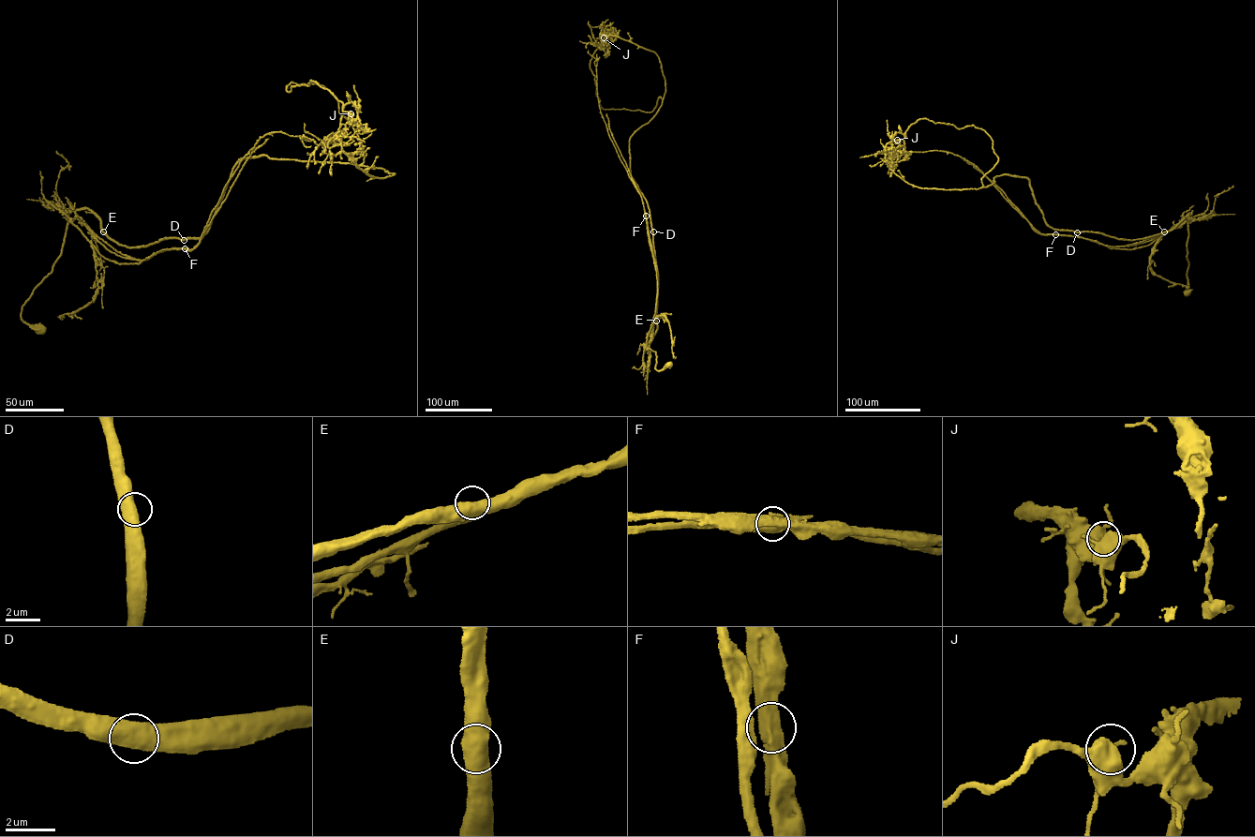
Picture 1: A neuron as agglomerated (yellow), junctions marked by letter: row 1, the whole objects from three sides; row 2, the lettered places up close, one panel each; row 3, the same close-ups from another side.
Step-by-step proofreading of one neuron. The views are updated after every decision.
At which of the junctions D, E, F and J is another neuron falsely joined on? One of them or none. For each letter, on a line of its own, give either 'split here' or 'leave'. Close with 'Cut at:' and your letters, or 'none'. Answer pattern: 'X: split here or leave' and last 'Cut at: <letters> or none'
D: leave
E: leave
F: split here
J: leave
Cut at: F

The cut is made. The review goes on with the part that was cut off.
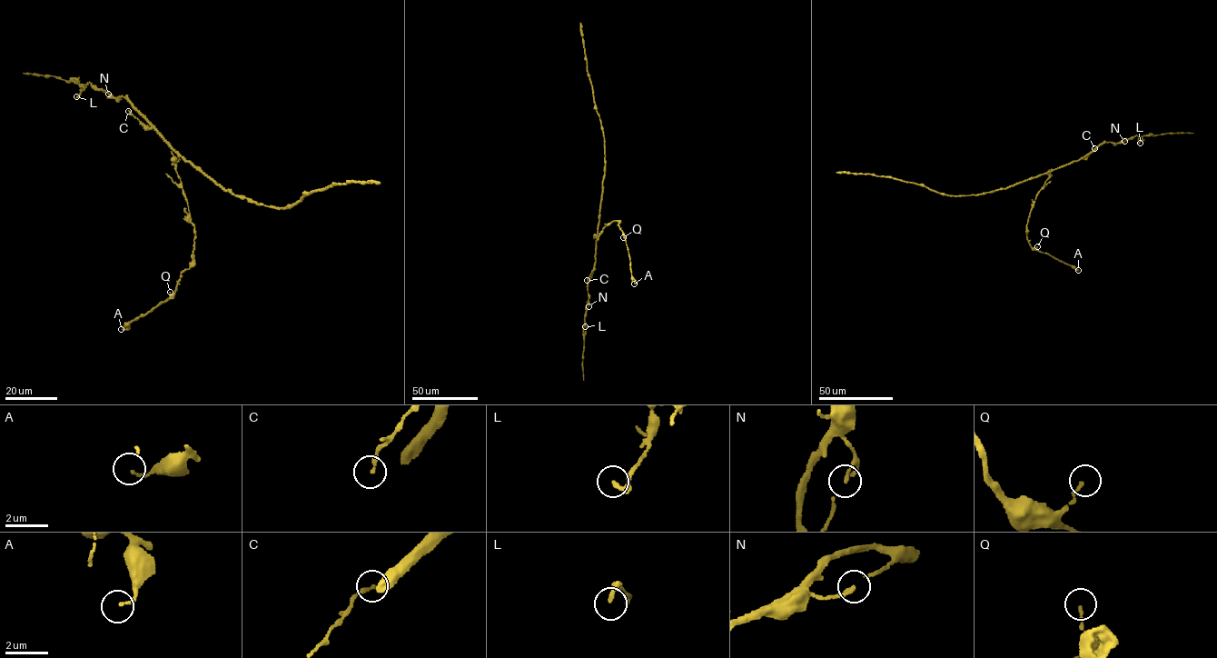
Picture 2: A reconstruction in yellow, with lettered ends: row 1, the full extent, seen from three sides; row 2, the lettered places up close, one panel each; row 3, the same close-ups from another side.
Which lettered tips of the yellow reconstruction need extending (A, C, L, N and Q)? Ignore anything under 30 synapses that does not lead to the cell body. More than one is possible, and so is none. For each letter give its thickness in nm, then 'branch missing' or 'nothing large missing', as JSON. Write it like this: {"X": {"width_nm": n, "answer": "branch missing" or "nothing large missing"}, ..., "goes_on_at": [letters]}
{"A": {"width_nm": 120, "answer": "nothing large missing"}, "C": {"width_nm": 160, "answer": "nothing large missing"}, "L": {"width_nm": 170, "answer": "nothing large missing"}, "N": {"width_nm": 120, "answer": "nothing large missing"}, "Q": {"width_nm": 120, "answer": "nothing large missing"}, "goes_on_at": []}

